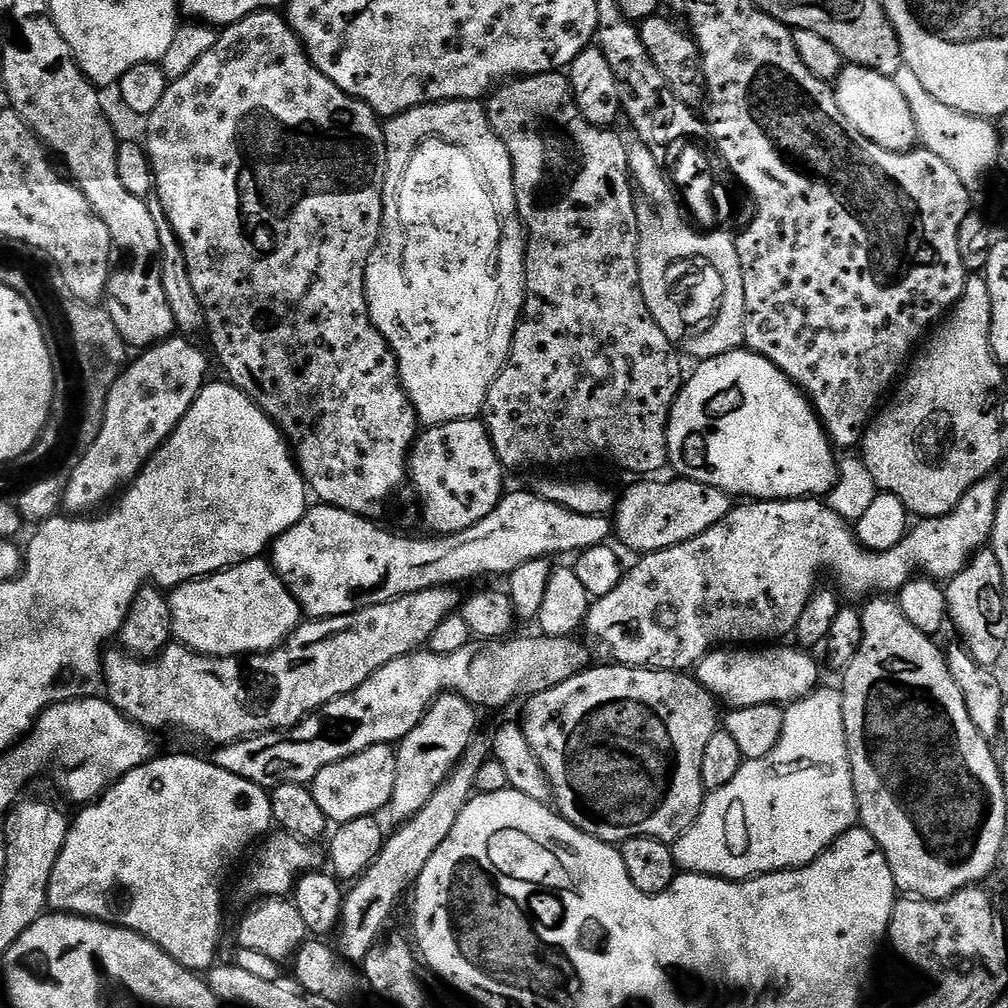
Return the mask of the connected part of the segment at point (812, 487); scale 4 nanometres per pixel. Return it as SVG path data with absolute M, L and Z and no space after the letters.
M737 350L727 352L721 356L715 356L709 360L695 365L696 373L687 377L686 383L676 396L672 407L672 413L668 419L668 462L673 472L679 479L693 480L706 486L714 486L718 490L727 492L733 498L747 498L749 501L758 500L798 500L801 498L824 498L827 497L834 487L837 477L838 456L834 451L834 445L824 431L824 425L820 417L812 411L812 405L808 397L789 380L782 370L778 370L766 358L762 358L757 352Z

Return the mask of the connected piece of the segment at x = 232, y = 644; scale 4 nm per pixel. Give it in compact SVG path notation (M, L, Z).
M264 558L243 560L212 576L190 580L179 588L173 588L168 596L168 605L173 637L201 656L256 654L269 642L287 640L302 623L300 604Z

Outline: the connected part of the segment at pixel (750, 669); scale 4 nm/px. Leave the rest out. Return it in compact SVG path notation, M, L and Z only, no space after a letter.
M764 646L759 650L713 650L695 665L695 679L721 705L728 704L729 709L763 704L787 706L812 695L821 683L822 671L821 665L816 665L811 656L813 653L796 646L776 647L780 646Z

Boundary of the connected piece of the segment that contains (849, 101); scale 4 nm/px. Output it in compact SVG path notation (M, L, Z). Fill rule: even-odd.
M848 64L841 67L834 81L834 91L837 113L857 137L874 142L891 152L911 152L917 147L914 114L910 114L910 106L906 98L902 98L902 90L898 90L893 77L871 72L857 64Z

